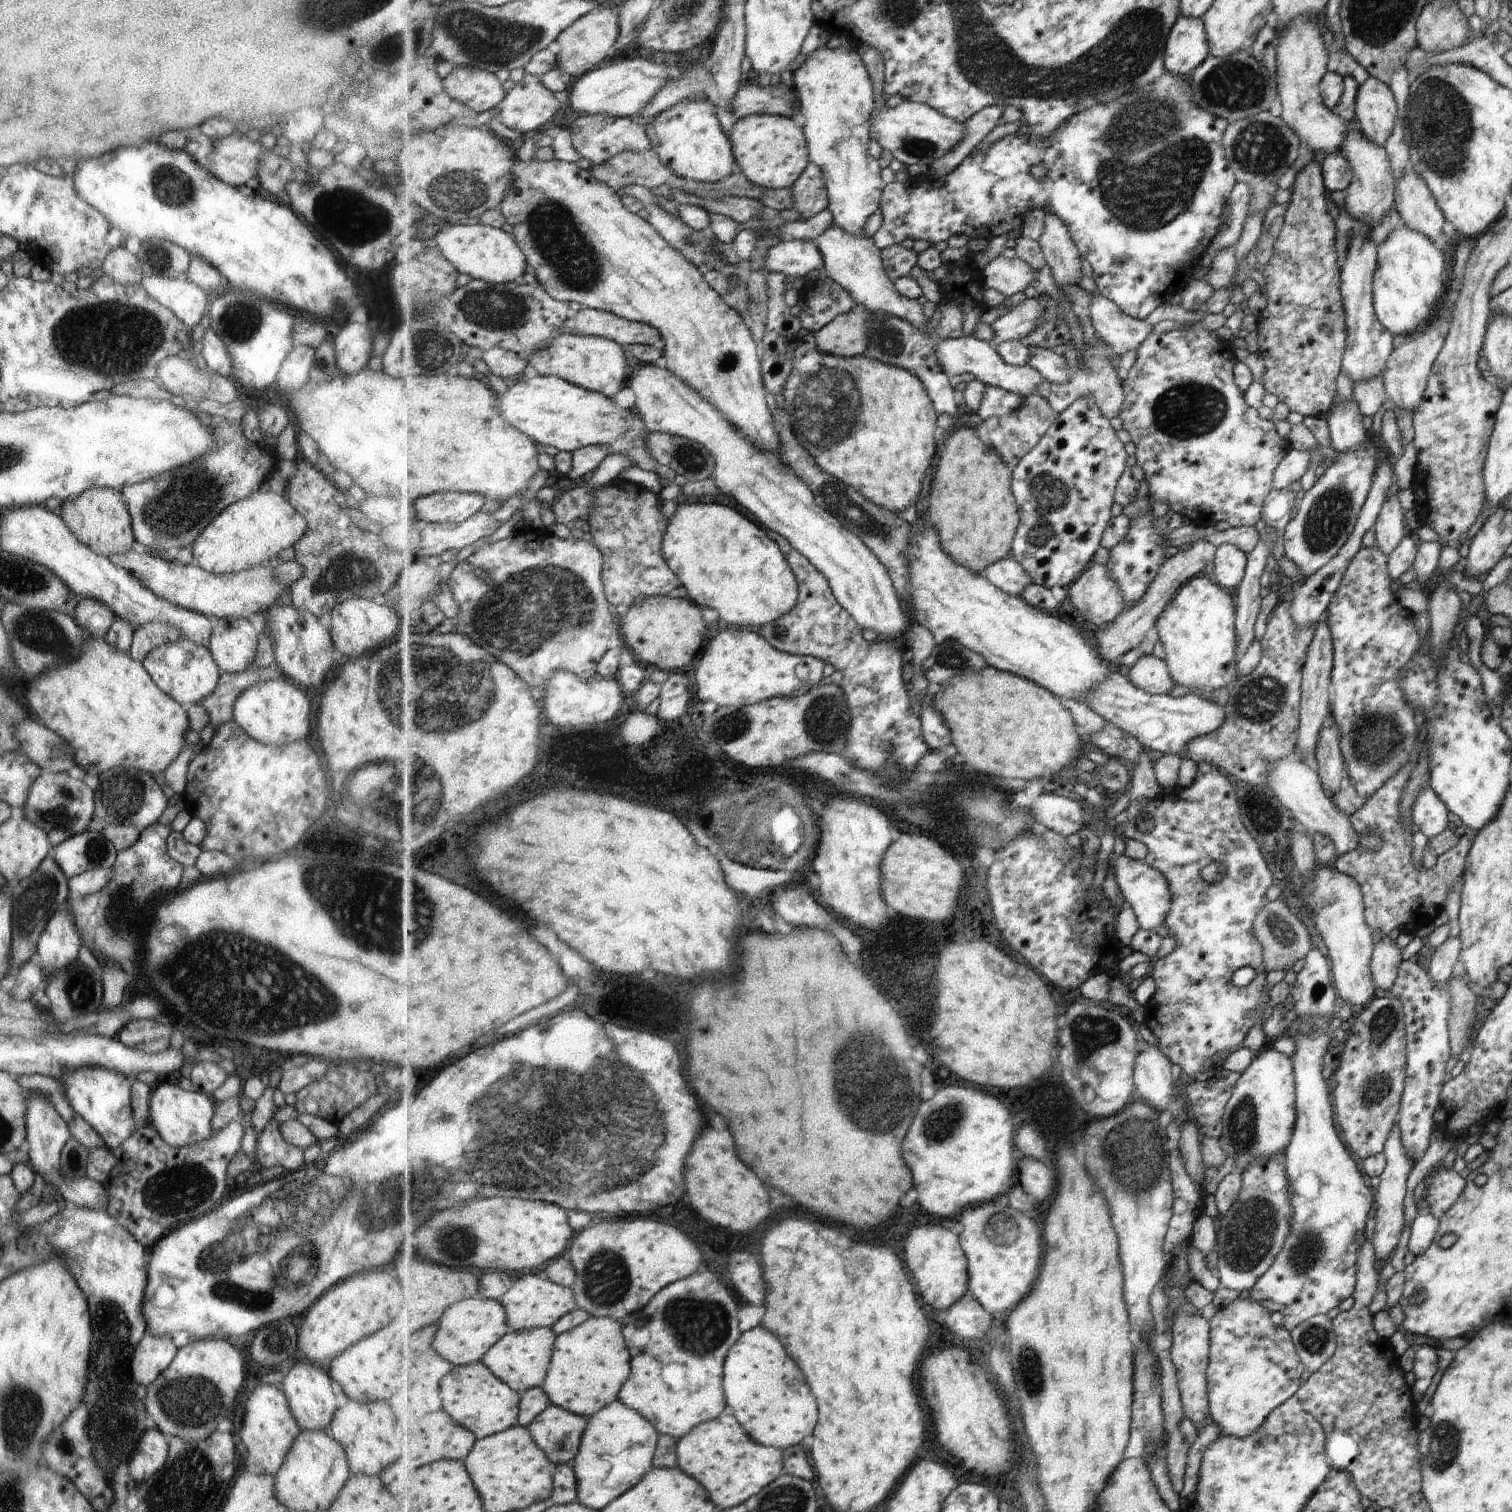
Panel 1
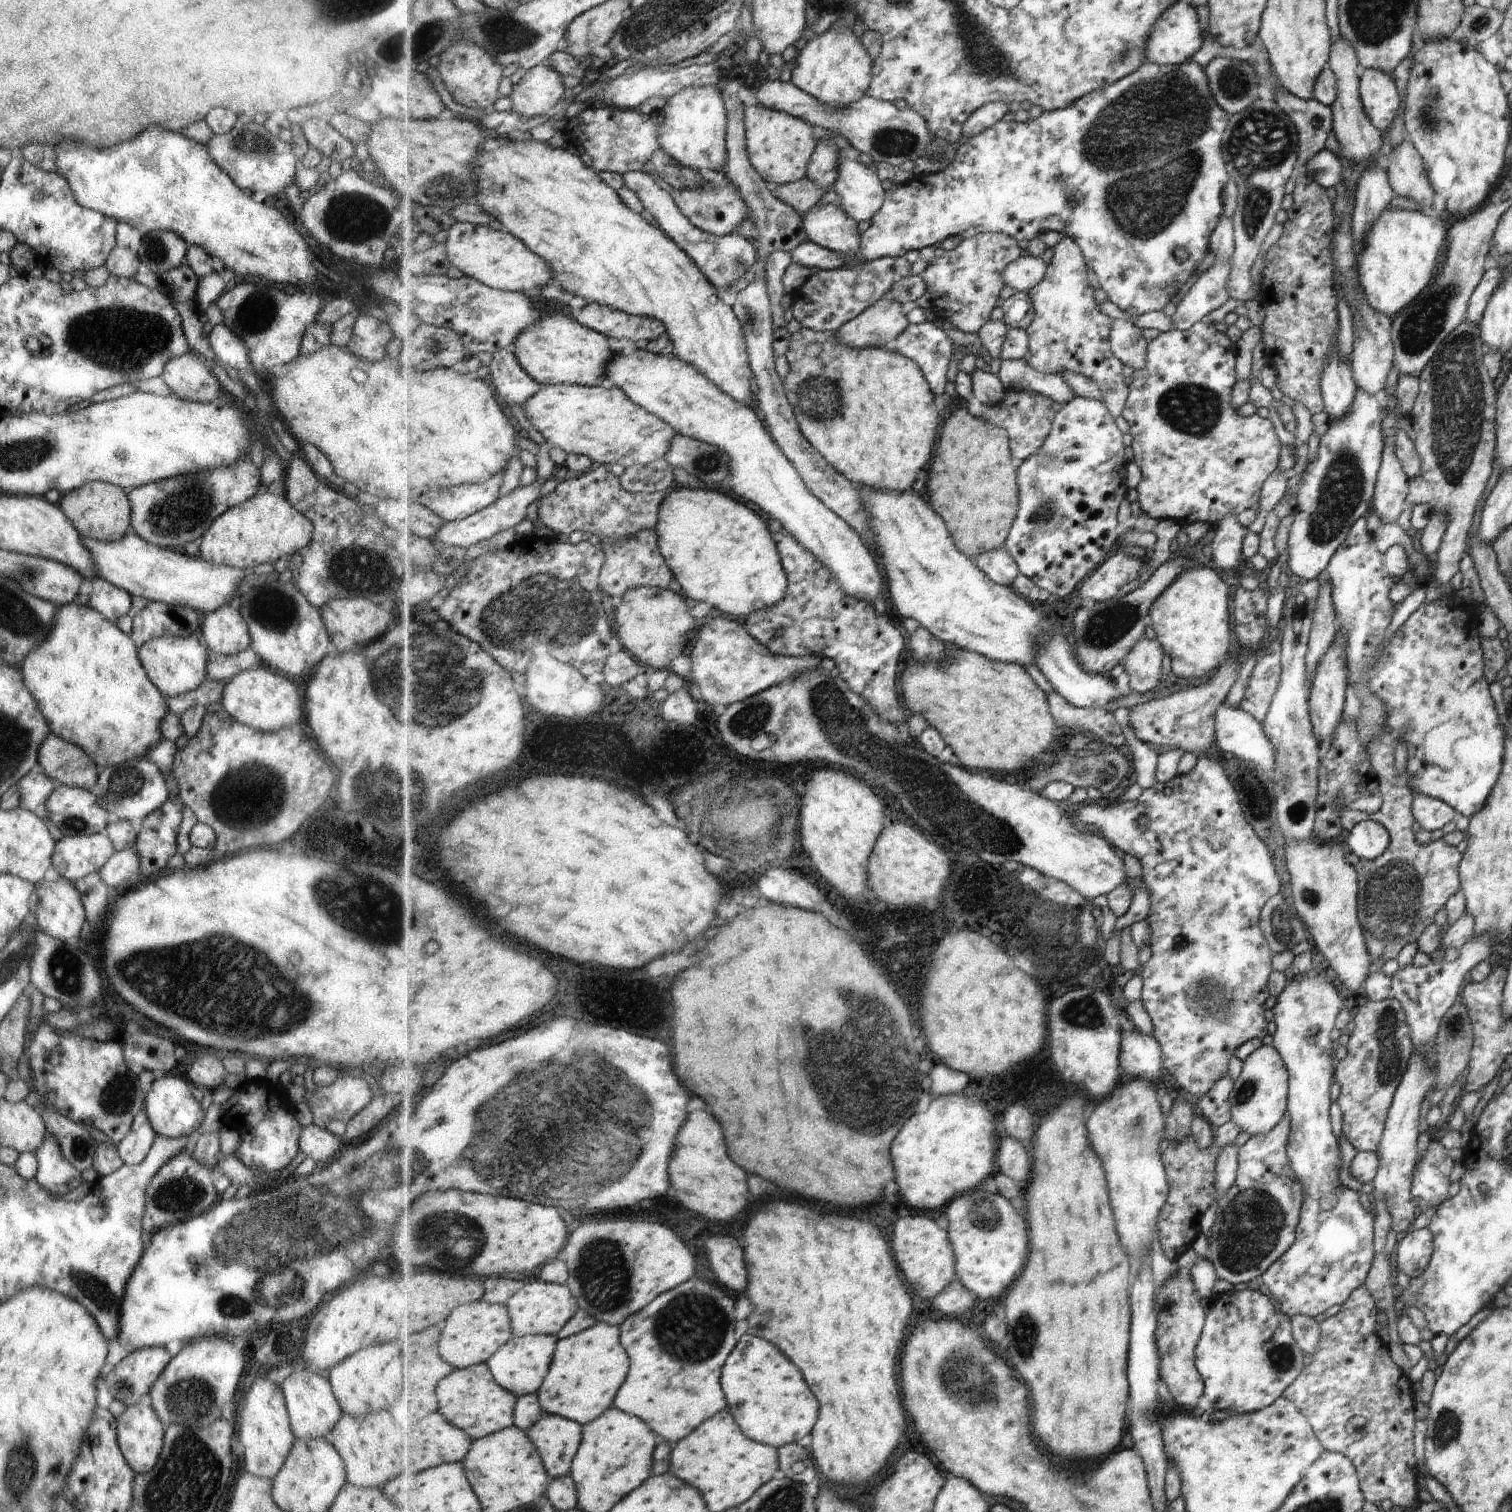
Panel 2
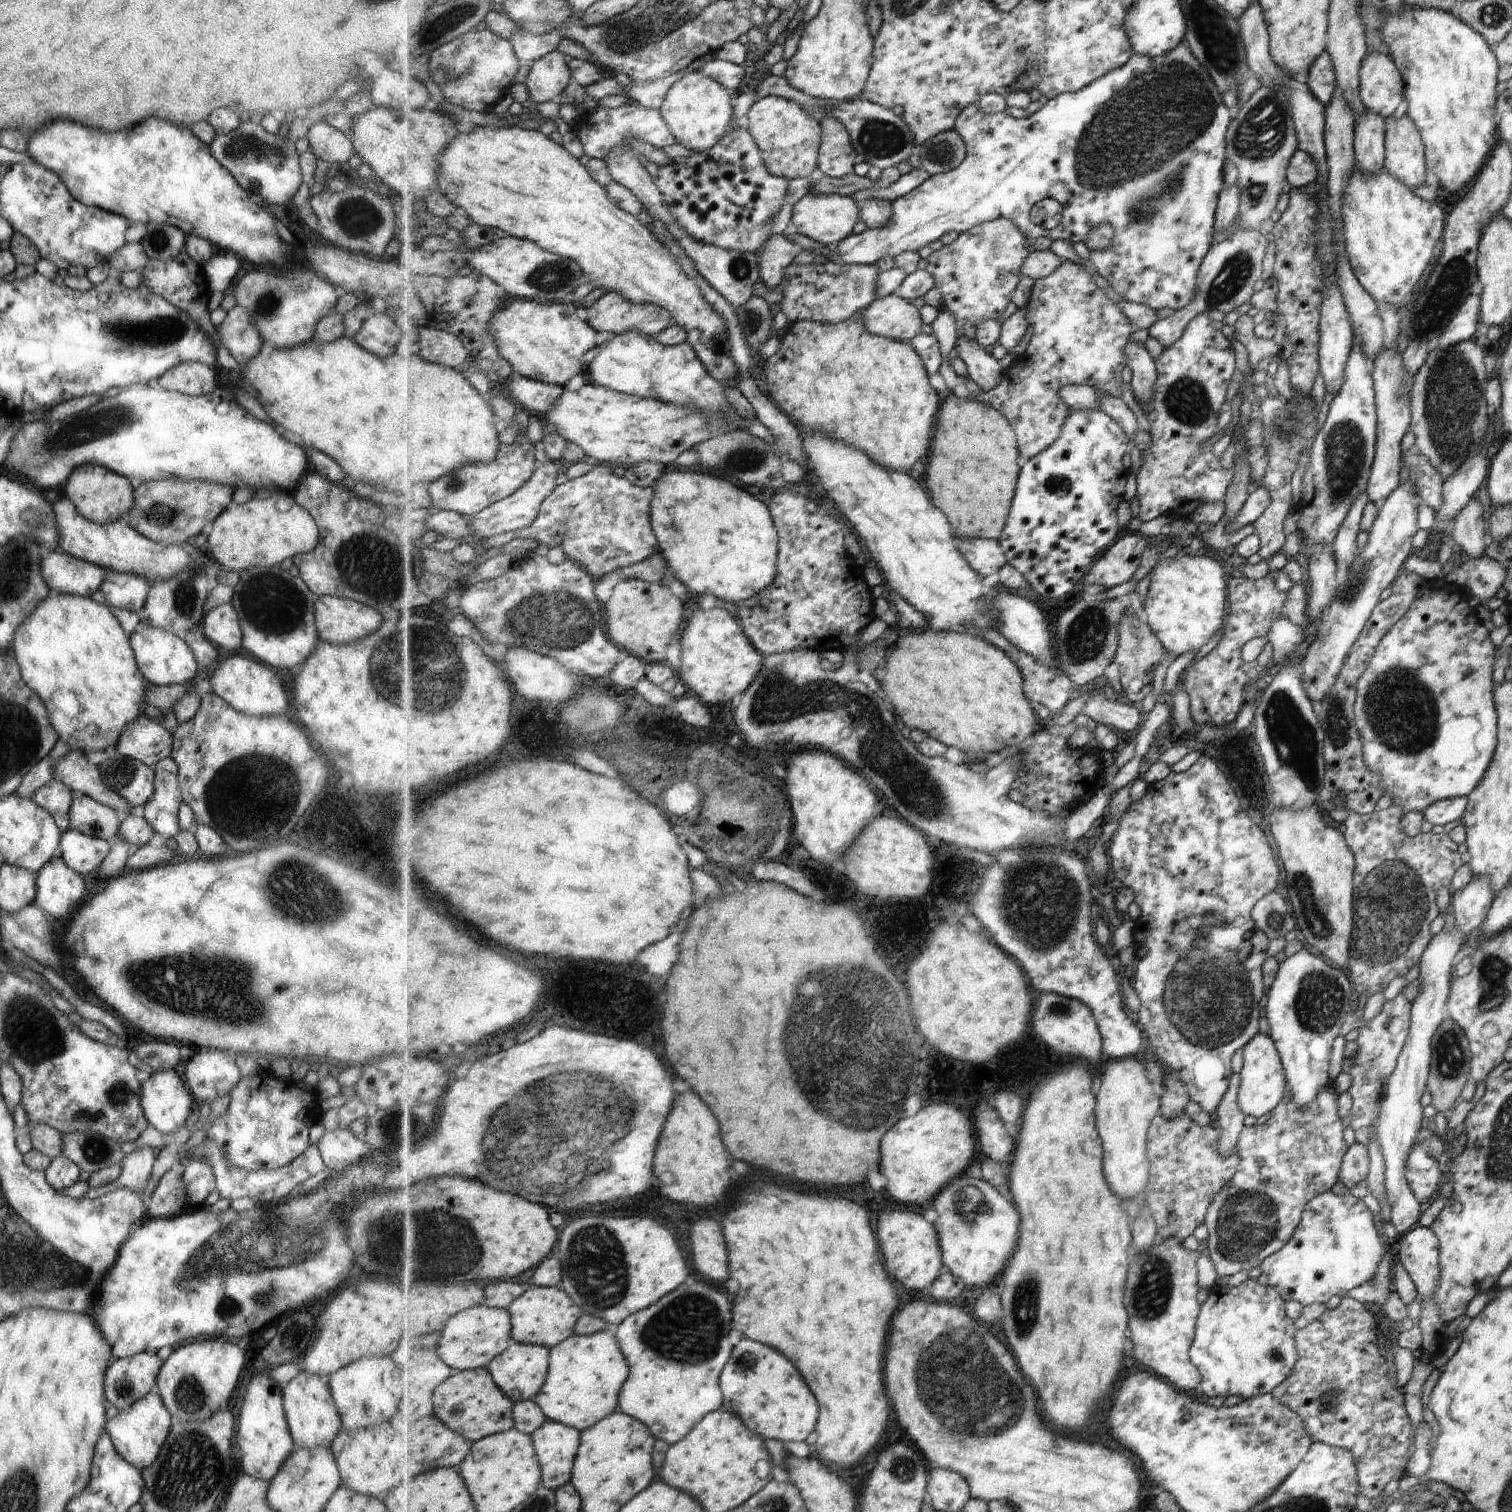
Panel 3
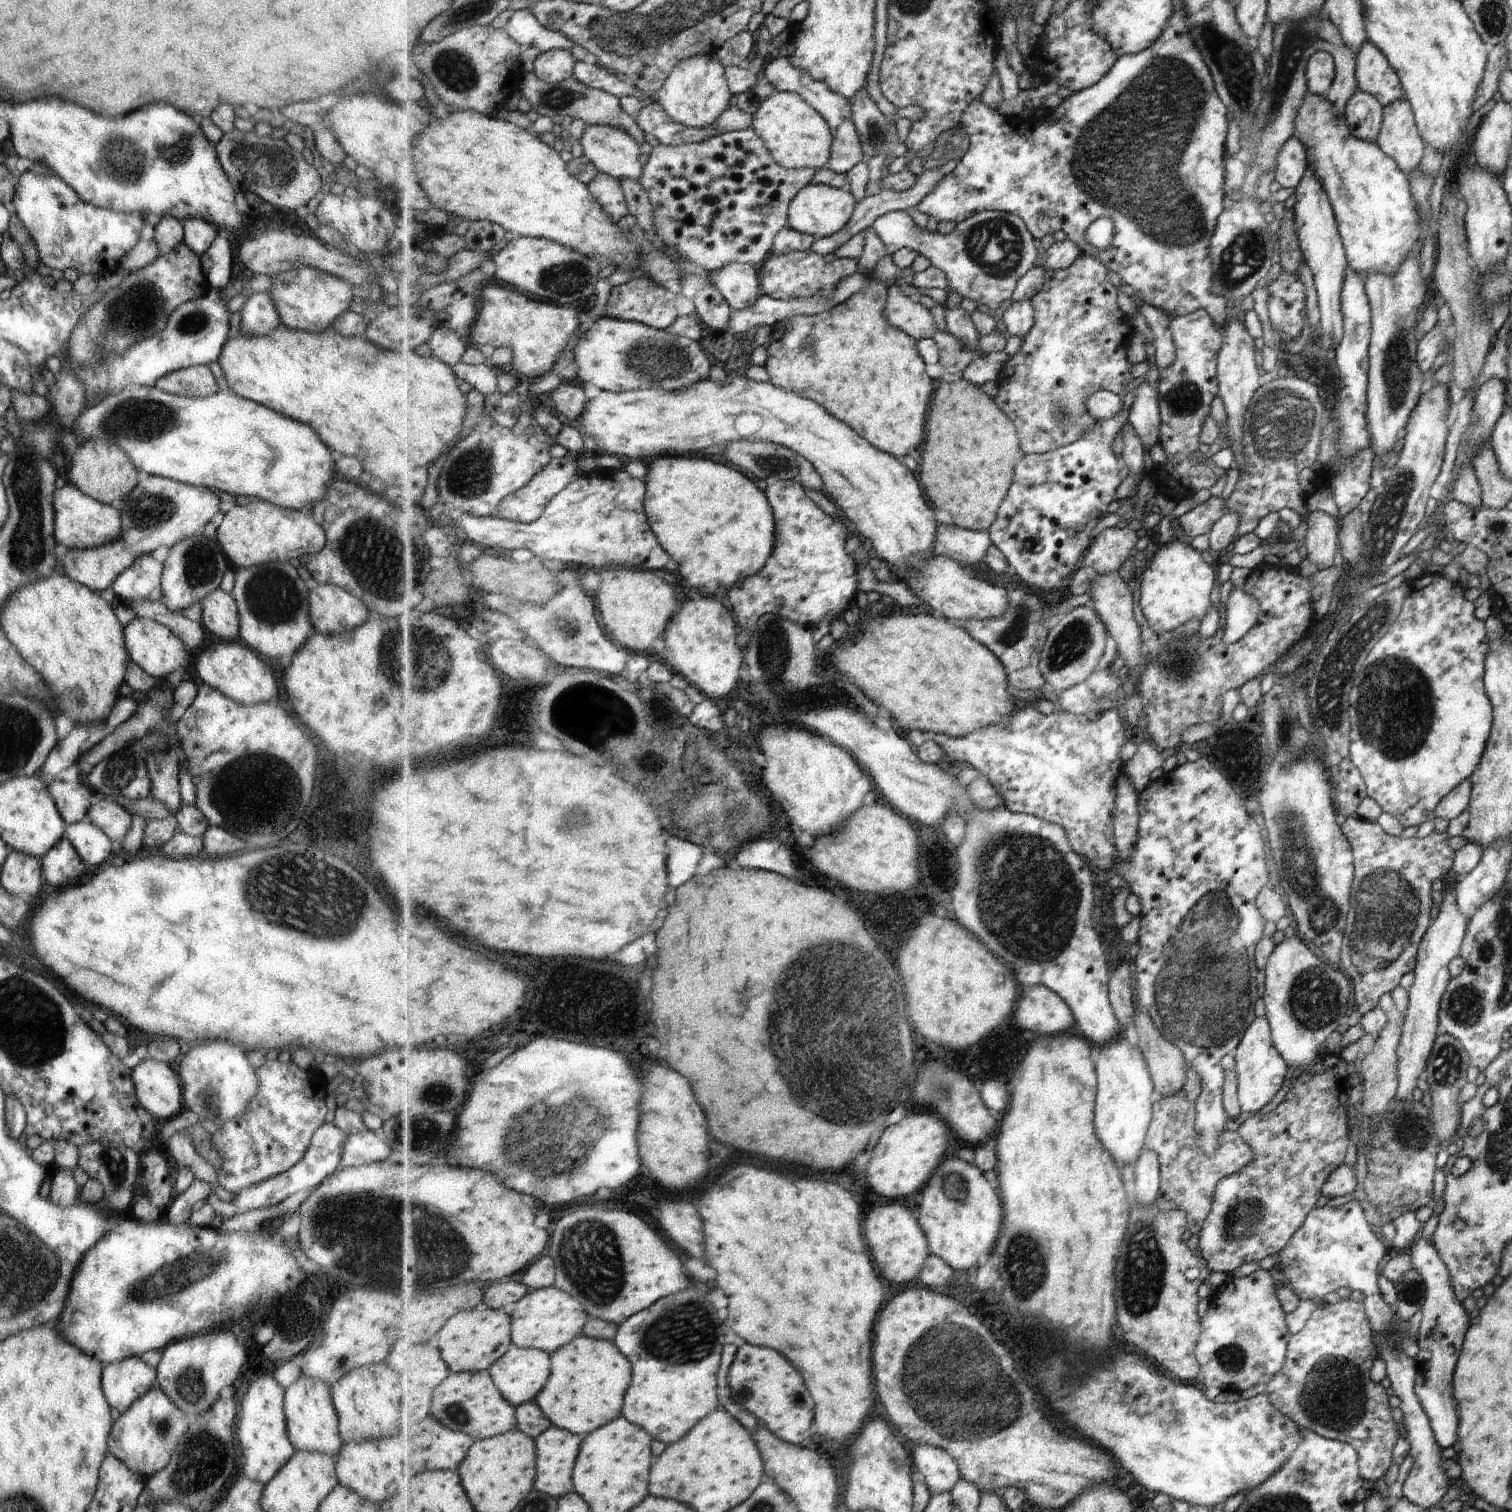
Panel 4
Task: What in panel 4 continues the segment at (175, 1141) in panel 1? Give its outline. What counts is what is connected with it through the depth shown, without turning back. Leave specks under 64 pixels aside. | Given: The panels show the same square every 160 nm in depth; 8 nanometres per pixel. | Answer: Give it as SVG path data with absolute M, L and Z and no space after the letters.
M142 1059L132 1069L132 1080L139 1103L155 1116L156 1122L166 1122L184 1108L181 1080L169 1063Z

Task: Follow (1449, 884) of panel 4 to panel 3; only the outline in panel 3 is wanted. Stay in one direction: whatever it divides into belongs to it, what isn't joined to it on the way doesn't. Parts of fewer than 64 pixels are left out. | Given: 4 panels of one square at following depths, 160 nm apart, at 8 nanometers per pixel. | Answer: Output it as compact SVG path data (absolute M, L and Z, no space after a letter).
M1454 925L1453 928L1442 929L1434 935L1424 949L1418 963L1420 982L1419 991L1411 1004L1411 1021L1409 1031L1400 1051L1394 1072L1386 1083L1386 1092L1380 1104L1380 1112L1376 1122L1377 1137L1385 1162L1385 1192L1387 1203L1391 1206L1389 1222L1394 1225L1399 1237L1412 1230L1418 1222L1423 1206L1414 1196L1405 1179L1405 1168L1418 1131L1424 1126L1420 1098L1427 1090L1427 1078L1431 1063L1431 1038L1444 1020L1444 1006L1448 1000L1450 977L1454 973L1454 964L1465 950L1466 937Z

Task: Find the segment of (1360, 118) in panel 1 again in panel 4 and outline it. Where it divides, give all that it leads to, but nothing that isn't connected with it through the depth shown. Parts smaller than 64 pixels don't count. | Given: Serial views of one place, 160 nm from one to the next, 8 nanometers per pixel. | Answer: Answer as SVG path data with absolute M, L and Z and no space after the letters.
M1369 40L1356 53L1355 77L1358 88L1369 92L1385 107L1404 98L1404 87L1380 49Z

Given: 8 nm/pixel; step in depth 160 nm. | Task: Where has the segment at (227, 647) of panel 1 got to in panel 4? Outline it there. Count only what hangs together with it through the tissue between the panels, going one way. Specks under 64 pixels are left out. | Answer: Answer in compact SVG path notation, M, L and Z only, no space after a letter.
M220 587L207 594L200 602L202 609L201 624L209 635L210 639L222 641L234 641L239 636L239 610L236 599L231 593Z

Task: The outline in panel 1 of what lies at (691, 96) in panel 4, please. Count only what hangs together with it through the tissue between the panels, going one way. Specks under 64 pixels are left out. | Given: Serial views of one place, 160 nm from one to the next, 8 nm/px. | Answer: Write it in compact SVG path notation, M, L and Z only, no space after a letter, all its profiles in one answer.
M684 99L646 125L653 149L660 155L663 164L682 178L717 183L734 174L737 156L733 141L726 136L716 106L708 99Z

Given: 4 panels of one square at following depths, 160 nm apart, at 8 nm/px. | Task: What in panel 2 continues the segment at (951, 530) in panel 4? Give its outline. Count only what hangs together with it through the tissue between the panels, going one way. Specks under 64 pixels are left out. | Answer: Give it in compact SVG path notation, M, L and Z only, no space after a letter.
M1006 548L984 552L972 560L991 580L1006 587L1014 588L1014 580L1022 574L1018 562Z

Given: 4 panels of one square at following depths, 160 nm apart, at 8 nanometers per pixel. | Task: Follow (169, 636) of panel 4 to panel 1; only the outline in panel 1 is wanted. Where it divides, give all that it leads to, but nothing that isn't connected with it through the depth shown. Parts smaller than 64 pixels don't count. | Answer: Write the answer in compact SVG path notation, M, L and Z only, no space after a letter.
M182 636L177 641L161 644L150 650L142 663L156 686L184 707L208 696L216 688L218 677L222 673L208 647Z

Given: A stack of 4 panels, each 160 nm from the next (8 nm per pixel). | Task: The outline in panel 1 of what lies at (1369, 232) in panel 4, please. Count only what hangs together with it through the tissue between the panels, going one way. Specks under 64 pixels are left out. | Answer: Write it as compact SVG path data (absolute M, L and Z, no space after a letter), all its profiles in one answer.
M1401 223L1377 246L1377 267L1373 274L1376 318L1396 337L1413 333L1436 309L1443 307L1447 282L1443 251L1427 236Z

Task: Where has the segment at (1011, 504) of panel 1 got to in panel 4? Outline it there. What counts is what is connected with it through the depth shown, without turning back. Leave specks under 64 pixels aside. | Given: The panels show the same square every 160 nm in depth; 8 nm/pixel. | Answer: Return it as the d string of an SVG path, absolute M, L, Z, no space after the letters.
M961 378L956 382L942 381L942 386L938 390L938 396L934 396L934 408L932 408L932 414L930 414L930 420L928 420L928 444L930 448L926 448L928 452L928 458L922 460L922 482L926 484L926 490L932 498L932 502L950 512L954 516L954 522L956 525L972 529L975 531L988 531L992 528L993 524L997 522L998 515L1000 515L1001 506L1004 504L1006 497L1009 495L1010 489L1013 487L1014 481L1017 476L1017 466L1020 460L1024 456L1021 445L1021 436L1017 429L1017 424L1005 413L1005 409L997 403L997 400L986 394L982 388L970 382L968 379Z

